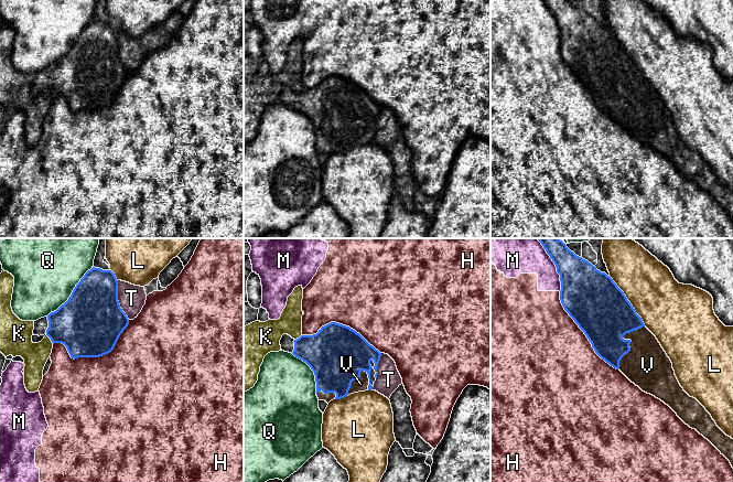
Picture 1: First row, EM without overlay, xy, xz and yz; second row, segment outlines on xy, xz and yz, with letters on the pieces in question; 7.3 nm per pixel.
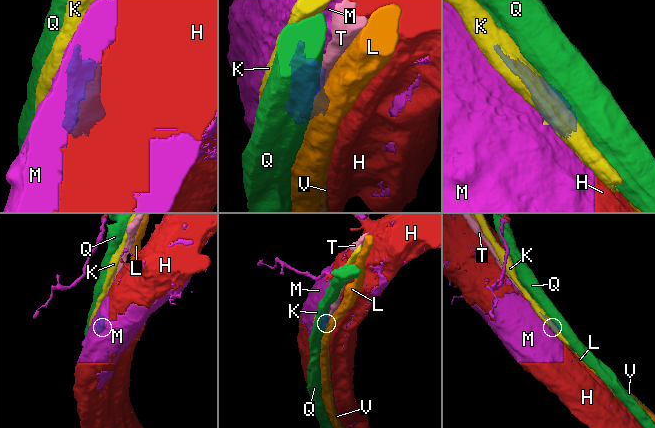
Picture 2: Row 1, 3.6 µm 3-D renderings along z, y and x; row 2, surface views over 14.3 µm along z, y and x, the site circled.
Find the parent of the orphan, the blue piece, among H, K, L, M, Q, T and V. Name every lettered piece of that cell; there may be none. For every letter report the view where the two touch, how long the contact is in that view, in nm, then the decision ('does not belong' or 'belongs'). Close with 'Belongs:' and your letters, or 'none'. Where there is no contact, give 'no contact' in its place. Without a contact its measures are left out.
H: meets blue in xy; contact 600 nm long; does not belong
K: meets blue in xy; contact 90 nm long; does not belong
L: meets blue in yz; contact 460 nm long; does not belong
M: meets blue in yz; contact 420 nm long; does not belong
Q: meets blue in xy; contact 500 nm long; does not belong
T: meets blue in xy; contact 300 nm long; does not belong
V: meets blue in xz; contact 320 nm long; belongs
Belongs: V

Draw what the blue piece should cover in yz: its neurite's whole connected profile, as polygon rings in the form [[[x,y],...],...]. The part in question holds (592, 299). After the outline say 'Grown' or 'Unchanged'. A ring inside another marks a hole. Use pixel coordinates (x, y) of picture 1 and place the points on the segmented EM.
[[[559,238],[536,239],[541,243],[560,275],[560,300],[564,310],[584,332],[595,353],[611,366],[619,369],[643,392],[668,405],[686,425],[708,439],[733,468],[733,439],[716,426],[711,415],[696,398],[683,390],[675,375],[670,358],[613,279],[576,256]]]. Grown

